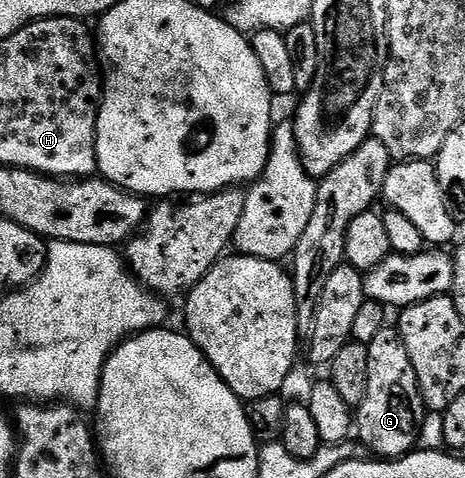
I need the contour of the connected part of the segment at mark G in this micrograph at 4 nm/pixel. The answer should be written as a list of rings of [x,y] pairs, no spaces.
[[[397,327],[382,328],[366,344],[368,350],[368,394],[364,394],[364,402],[356,410],[356,436],[361,447],[367,453],[378,458],[396,460],[399,456],[408,456],[418,448],[418,431],[426,421],[428,411],[422,401],[422,391],[416,378],[416,370],[412,370],[412,358],[408,358],[408,349],[400,338]]]

